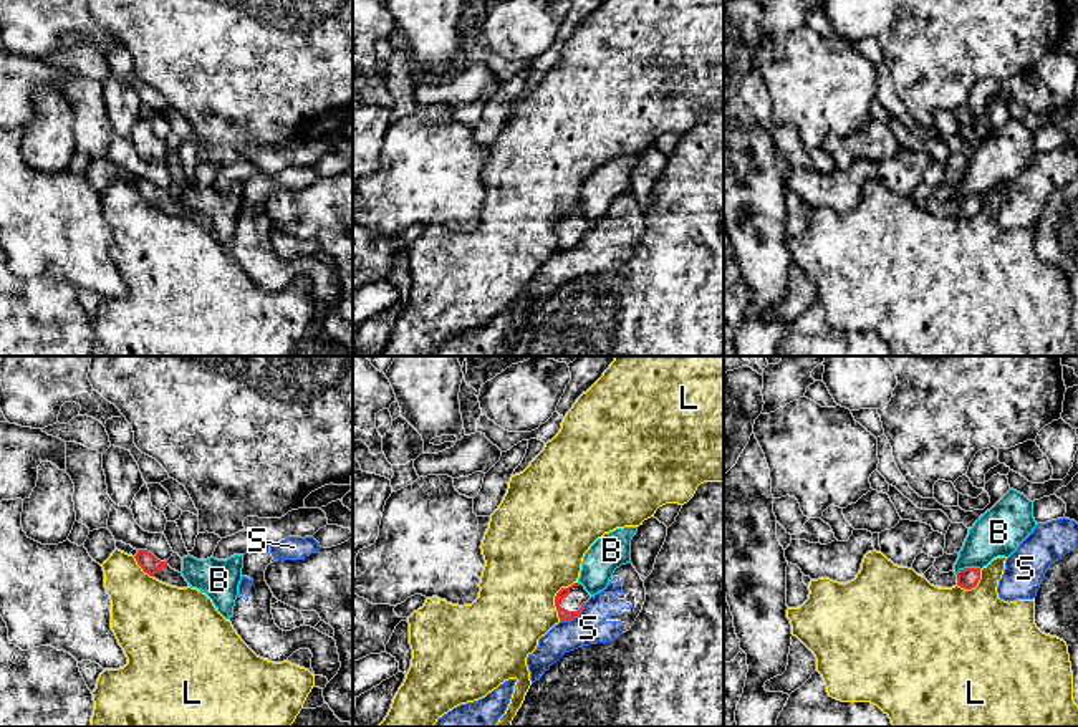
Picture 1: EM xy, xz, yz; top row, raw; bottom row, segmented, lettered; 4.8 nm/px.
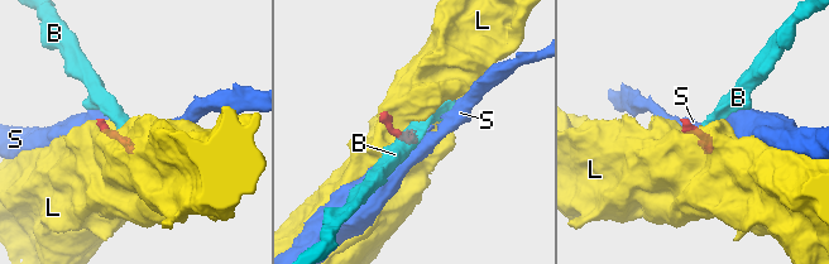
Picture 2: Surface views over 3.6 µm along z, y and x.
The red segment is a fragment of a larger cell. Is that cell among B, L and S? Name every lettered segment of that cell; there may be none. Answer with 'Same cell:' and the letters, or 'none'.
Same cell: none

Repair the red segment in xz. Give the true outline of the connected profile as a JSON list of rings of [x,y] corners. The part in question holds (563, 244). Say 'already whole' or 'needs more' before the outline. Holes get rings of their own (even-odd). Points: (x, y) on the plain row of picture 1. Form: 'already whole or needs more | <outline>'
needs more | [[[573,212],[568,217],[561,217],[555,225],[555,235],[560,250],[571,250],[580,245],[585,232],[591,224],[585,219],[581,212]]]

